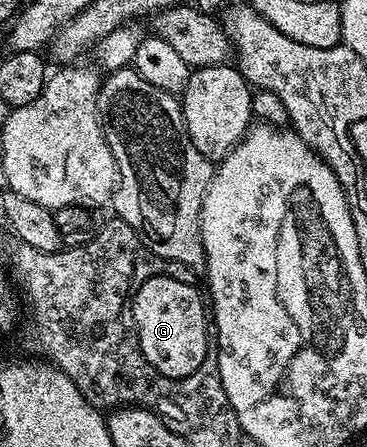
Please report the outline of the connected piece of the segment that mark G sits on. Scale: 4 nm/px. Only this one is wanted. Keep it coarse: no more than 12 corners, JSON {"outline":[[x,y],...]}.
{"outline":[[151,277],[131,298],[141,355],[166,377],[204,368],[209,309]]}

